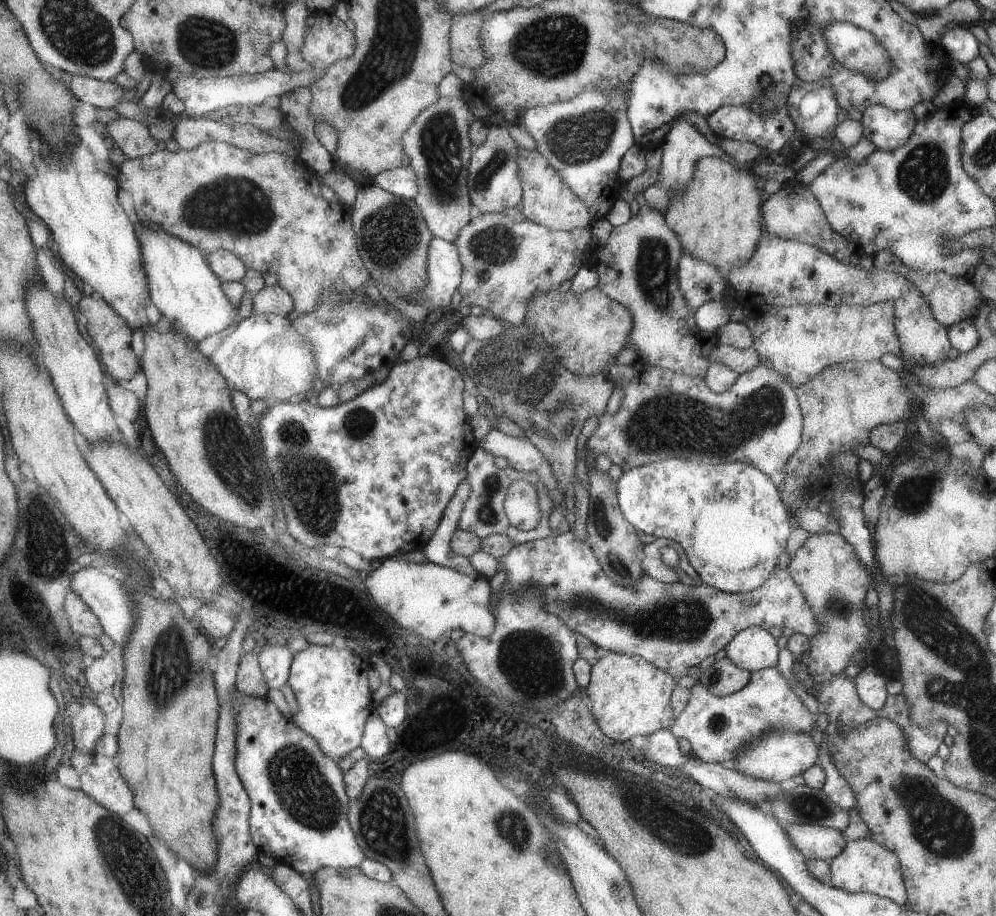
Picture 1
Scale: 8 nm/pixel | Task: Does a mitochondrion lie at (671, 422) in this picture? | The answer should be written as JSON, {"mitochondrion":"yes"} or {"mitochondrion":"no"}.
{"mitochondrion":"yes"}

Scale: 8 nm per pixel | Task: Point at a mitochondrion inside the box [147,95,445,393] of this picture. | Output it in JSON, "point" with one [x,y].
{"point":[236,204]}

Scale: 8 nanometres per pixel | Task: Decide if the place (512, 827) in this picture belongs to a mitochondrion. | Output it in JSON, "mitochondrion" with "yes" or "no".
{"mitochondrion":"yes"}

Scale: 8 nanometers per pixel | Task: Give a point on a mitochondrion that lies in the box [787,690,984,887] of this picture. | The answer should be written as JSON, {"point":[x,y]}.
{"point":[944,829]}

